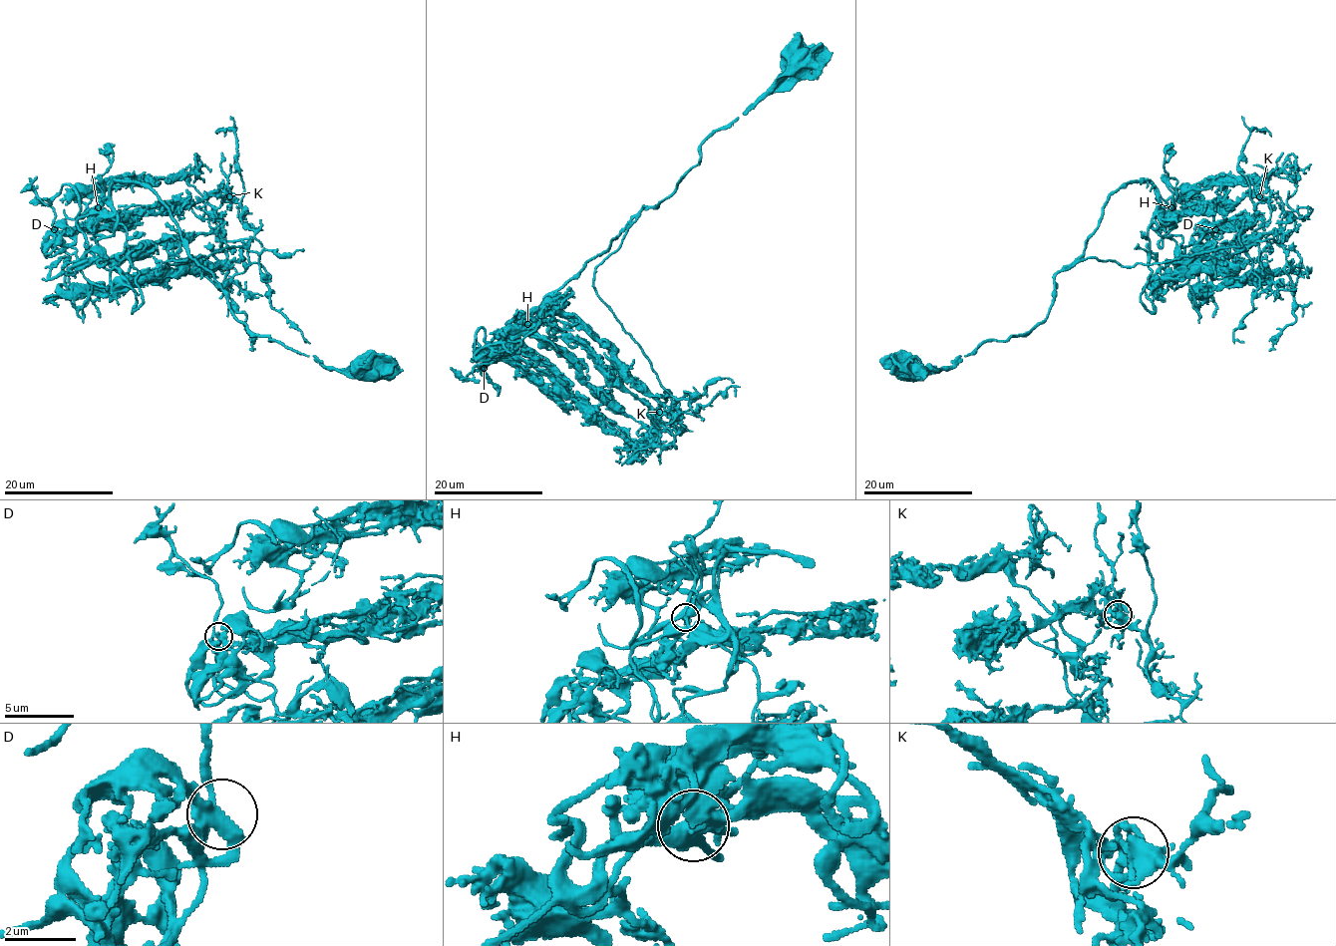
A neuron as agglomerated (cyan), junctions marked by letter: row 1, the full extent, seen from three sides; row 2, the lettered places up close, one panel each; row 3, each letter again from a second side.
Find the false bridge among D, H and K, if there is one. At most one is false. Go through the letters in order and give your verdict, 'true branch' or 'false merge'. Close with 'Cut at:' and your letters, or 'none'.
D: true branch
H: true branch
K: true branch
Cut at: none

